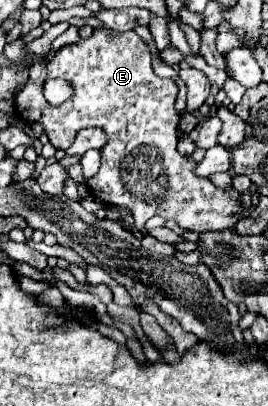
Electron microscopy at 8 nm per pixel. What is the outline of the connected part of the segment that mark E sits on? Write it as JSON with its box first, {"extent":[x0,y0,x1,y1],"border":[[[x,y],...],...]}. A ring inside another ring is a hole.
{"extent":[16,28,244,232],"border":[[[94,28],[92,36],[86,40],[80,40],[72,46],[64,46],[58,50],[46,66],[32,66],[28,84],[16,94],[16,114],[26,124],[42,124],[44,134],[48,136],[50,144],[56,150],[66,150],[72,146],[74,136],[78,130],[84,128],[102,128],[106,134],[106,144],[100,148],[100,172],[88,182],[88,188],[92,196],[114,204],[114,206],[128,206],[136,228],[144,228],[146,220],[152,216],[162,216],[164,220],[174,220],[182,230],[192,232],[204,232],[204,230],[226,230],[234,228],[238,220],[244,216],[244,206],[240,202],[242,194],[234,188],[222,190],[214,186],[208,178],[196,178],[194,166],[188,156],[182,156],[176,152],[178,144],[178,122],[180,116],[174,110],[176,102],[176,84],[174,80],[158,78],[152,72],[150,64],[150,48],[138,38],[134,30],[130,32],[114,32],[108,28]],[[48,78],[66,78],[74,86],[74,96],[64,102],[62,106],[50,106],[42,94],[44,82]]]}

